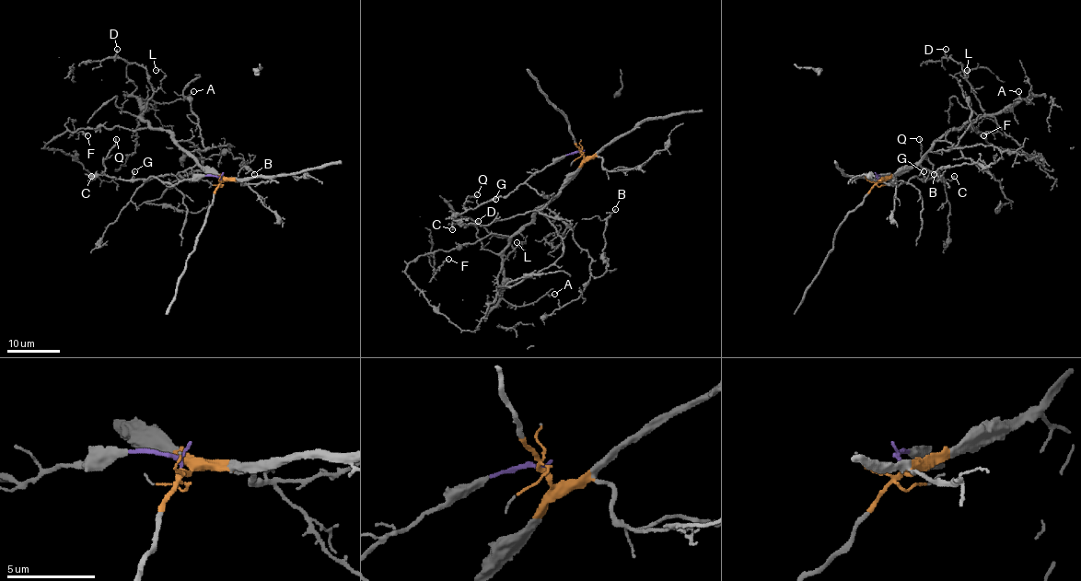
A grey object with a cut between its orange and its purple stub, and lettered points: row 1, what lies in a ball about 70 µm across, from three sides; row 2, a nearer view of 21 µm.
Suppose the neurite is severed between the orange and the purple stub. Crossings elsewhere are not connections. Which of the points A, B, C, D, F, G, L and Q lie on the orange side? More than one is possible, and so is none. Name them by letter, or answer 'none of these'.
A, B, D, F, L

